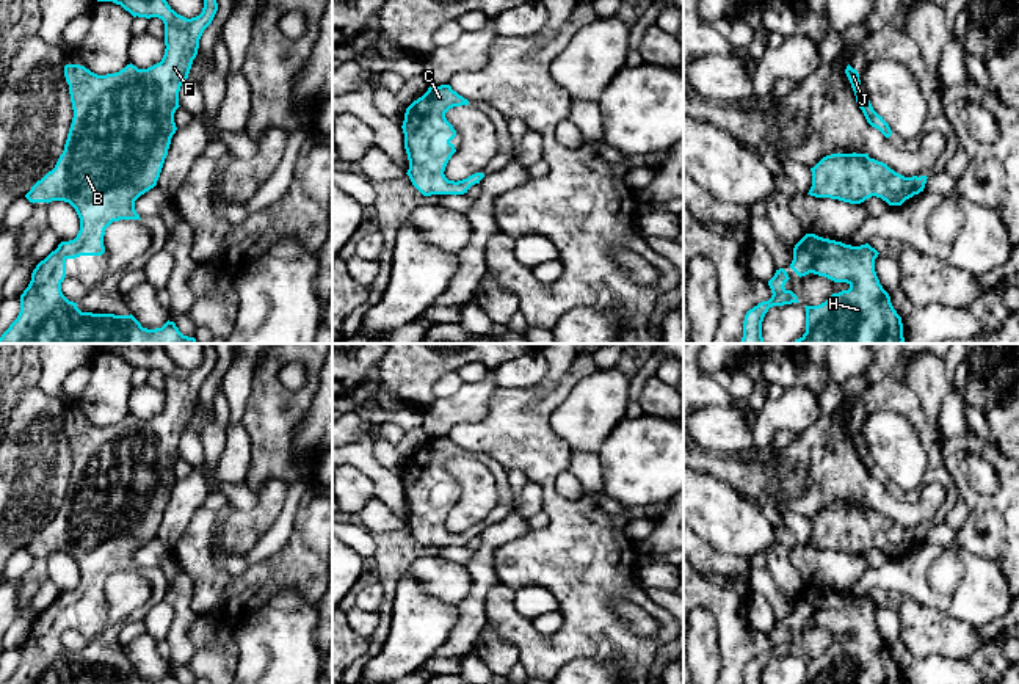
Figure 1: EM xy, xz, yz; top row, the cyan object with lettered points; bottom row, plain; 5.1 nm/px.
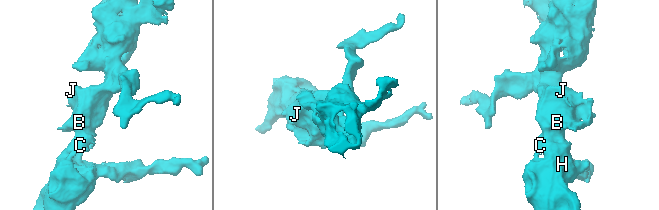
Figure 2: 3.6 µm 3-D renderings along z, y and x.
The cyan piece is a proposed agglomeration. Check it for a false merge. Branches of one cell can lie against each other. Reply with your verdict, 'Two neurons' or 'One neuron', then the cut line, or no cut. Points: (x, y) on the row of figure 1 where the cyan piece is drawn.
One neuron. No split

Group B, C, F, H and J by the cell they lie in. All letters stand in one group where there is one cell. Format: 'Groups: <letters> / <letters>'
Groups: B C F H J

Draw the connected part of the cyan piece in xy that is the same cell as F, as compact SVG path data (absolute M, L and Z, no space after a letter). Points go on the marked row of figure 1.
M97 0L121 5L133 17L158 17L165 24L165 55L160 63L138 69L132 63L114 74L97 75L80 64L66 64L64 77L74 110L64 151L55 168L38 180L25 195L30 202L69 202L78 218L80 231L74 240L61 242L31 273L28 287L20 295L20 312L2 334L0 344L198 344L183 336L174 322L147 329L130 315L82 312L77 303L61 292L66 260L105 253L105 229L119 220L141 220L135 201L154 188L160 177L171 138L177 127L174 113L179 91L188 78L198 55L199 39L212 24L218 3L204 0L202 13L187 19L166 0Z

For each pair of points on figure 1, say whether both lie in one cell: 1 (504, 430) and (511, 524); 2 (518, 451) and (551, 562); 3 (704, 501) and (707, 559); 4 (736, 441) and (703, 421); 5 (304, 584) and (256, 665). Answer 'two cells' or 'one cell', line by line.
1: two cells
2: one cell
3: two cells
4: one cell
5: two cells

